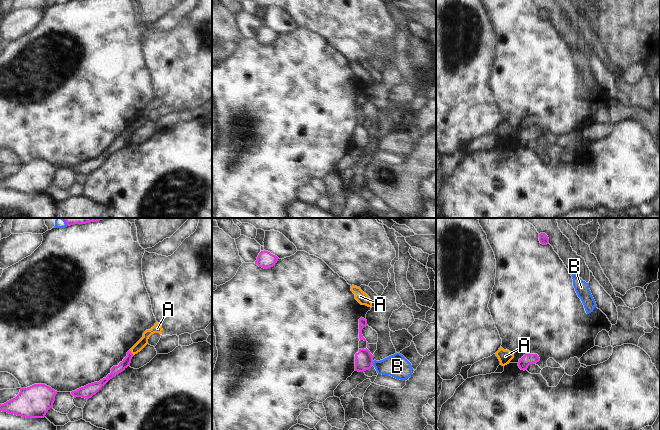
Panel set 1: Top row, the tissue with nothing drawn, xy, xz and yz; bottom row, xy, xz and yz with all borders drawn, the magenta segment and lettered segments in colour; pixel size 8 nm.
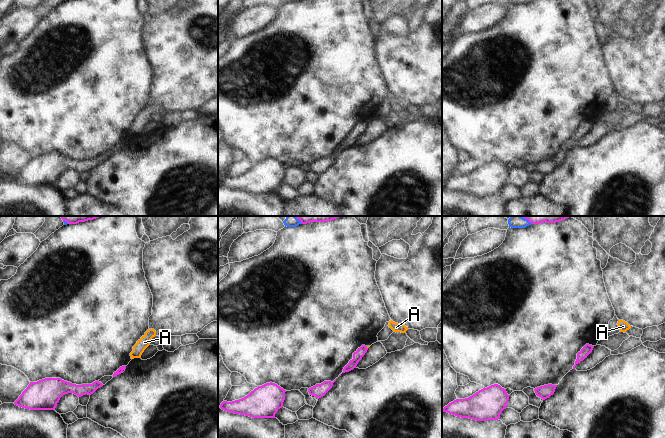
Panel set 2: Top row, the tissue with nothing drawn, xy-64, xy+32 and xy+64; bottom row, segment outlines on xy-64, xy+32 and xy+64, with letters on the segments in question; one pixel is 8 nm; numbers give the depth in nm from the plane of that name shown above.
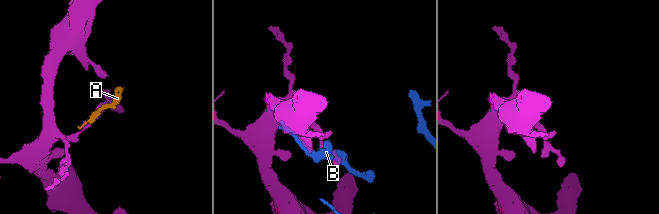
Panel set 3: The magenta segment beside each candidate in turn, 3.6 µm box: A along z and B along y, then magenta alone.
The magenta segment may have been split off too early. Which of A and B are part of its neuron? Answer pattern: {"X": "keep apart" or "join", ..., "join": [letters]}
{"A": "keep apart", "B": "keep apart", "join": []}

